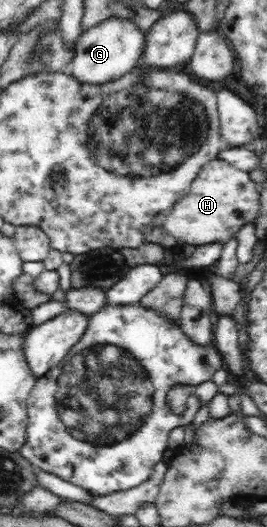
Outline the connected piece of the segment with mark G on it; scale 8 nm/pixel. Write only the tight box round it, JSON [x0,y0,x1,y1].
[68,17,146,84]

